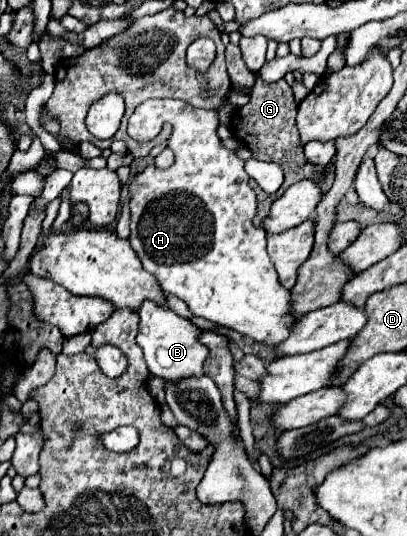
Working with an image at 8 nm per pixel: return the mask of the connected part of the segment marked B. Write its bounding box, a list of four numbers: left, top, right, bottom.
[137,302,209,380]

